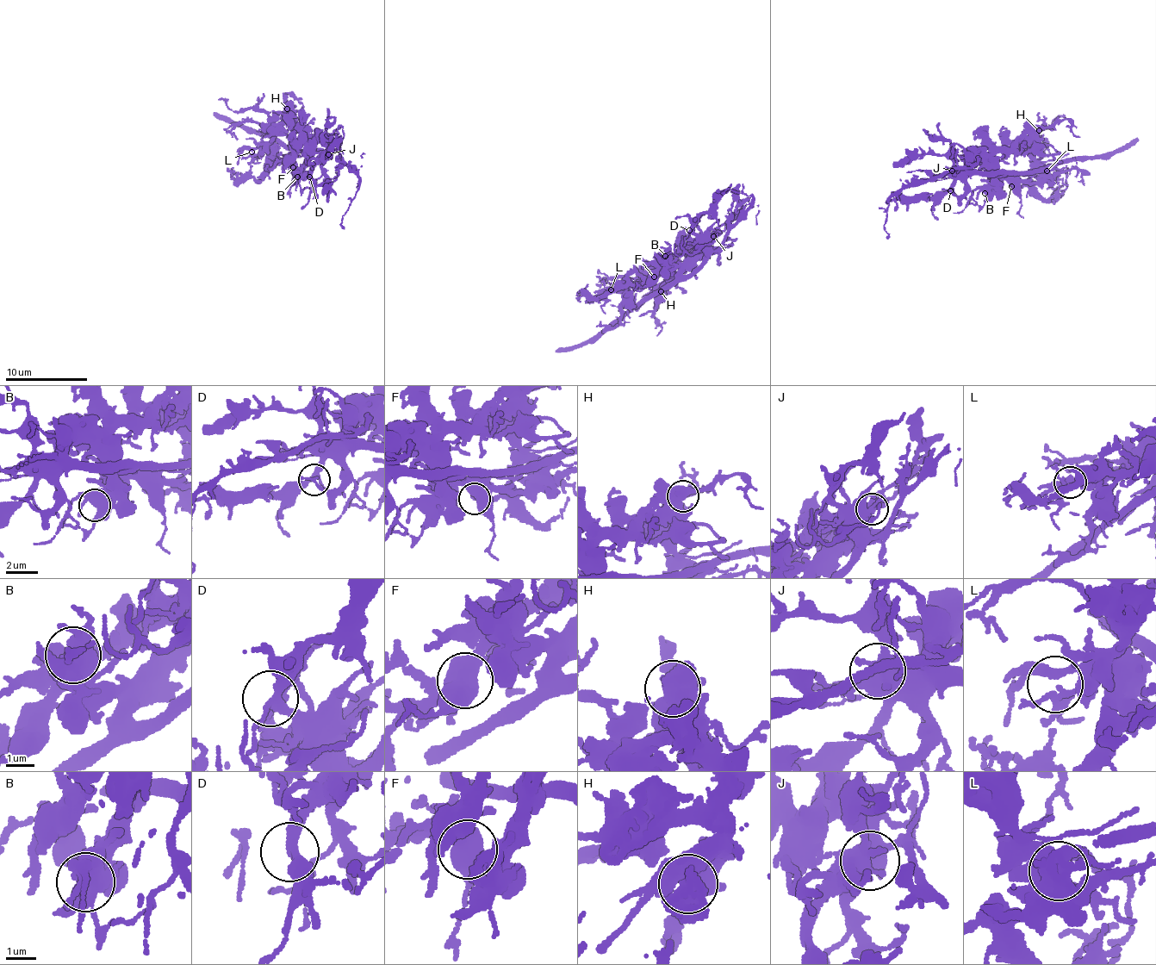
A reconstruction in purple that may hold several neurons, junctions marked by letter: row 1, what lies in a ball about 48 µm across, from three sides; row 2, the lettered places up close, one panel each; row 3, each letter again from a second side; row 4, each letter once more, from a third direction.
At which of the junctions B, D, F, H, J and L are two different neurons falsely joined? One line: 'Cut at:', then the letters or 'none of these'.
Cut at: none of these

